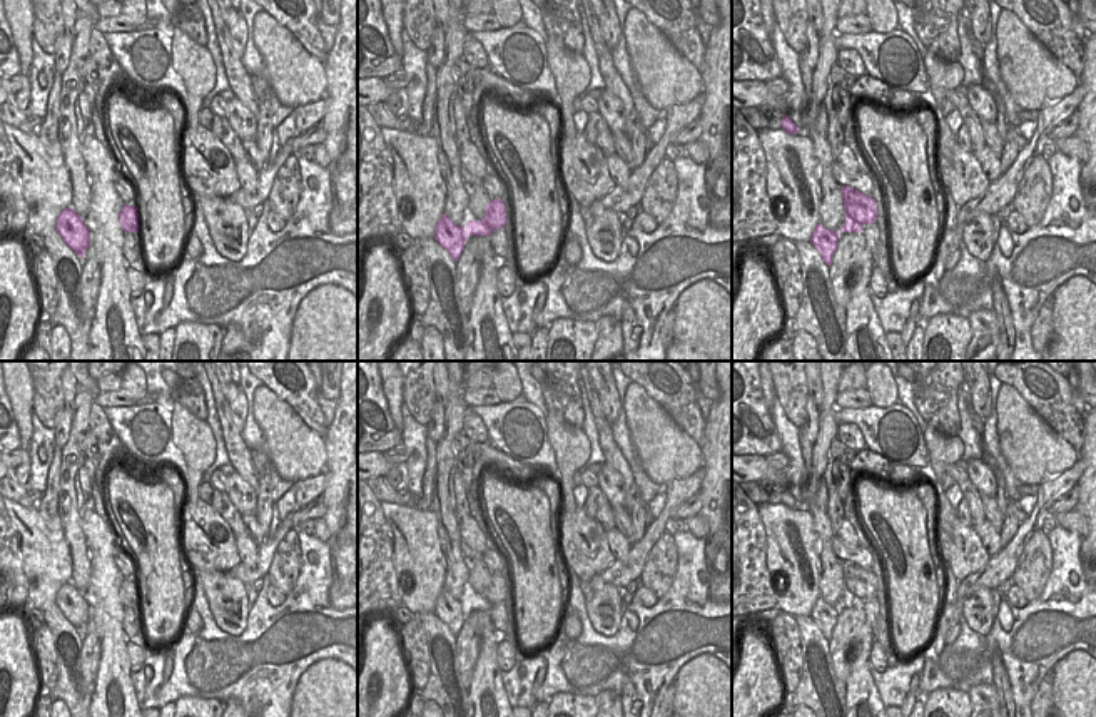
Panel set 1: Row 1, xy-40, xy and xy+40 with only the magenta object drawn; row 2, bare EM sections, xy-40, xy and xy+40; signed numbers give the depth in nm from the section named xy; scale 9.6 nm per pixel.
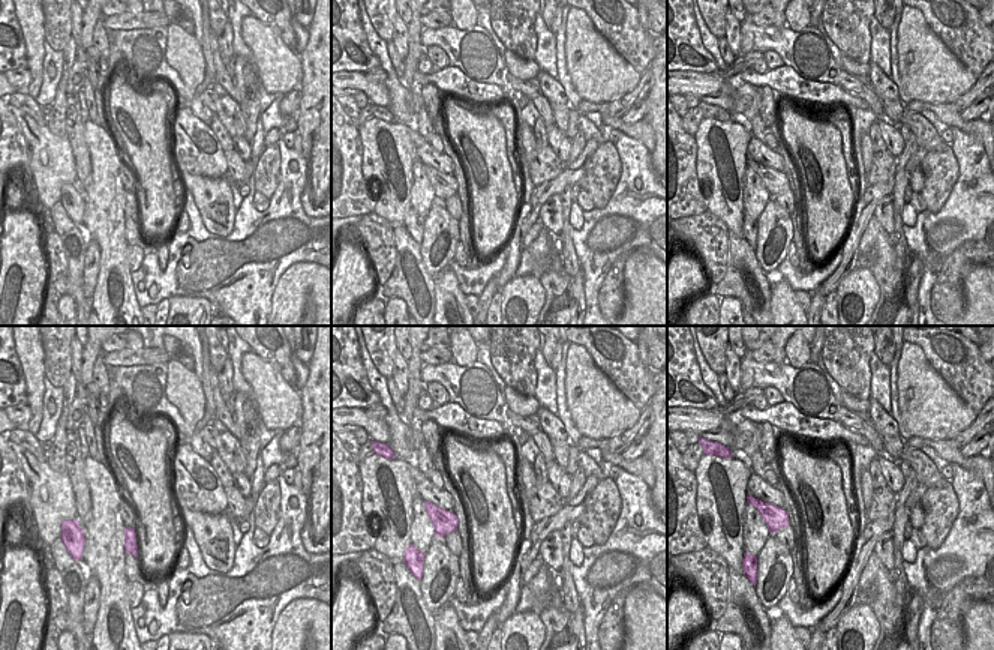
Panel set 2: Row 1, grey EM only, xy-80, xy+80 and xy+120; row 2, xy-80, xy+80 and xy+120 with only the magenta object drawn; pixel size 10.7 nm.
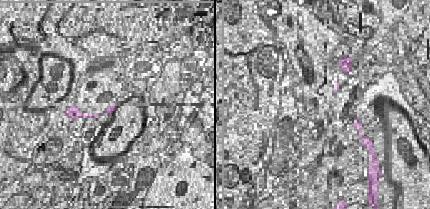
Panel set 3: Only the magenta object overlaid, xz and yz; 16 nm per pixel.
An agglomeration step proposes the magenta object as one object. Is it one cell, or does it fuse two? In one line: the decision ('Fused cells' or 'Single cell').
Fused cells

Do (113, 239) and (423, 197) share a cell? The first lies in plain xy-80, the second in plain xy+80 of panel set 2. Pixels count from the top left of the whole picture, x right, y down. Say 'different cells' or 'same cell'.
different cells

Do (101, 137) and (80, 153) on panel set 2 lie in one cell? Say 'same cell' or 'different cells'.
different cells

